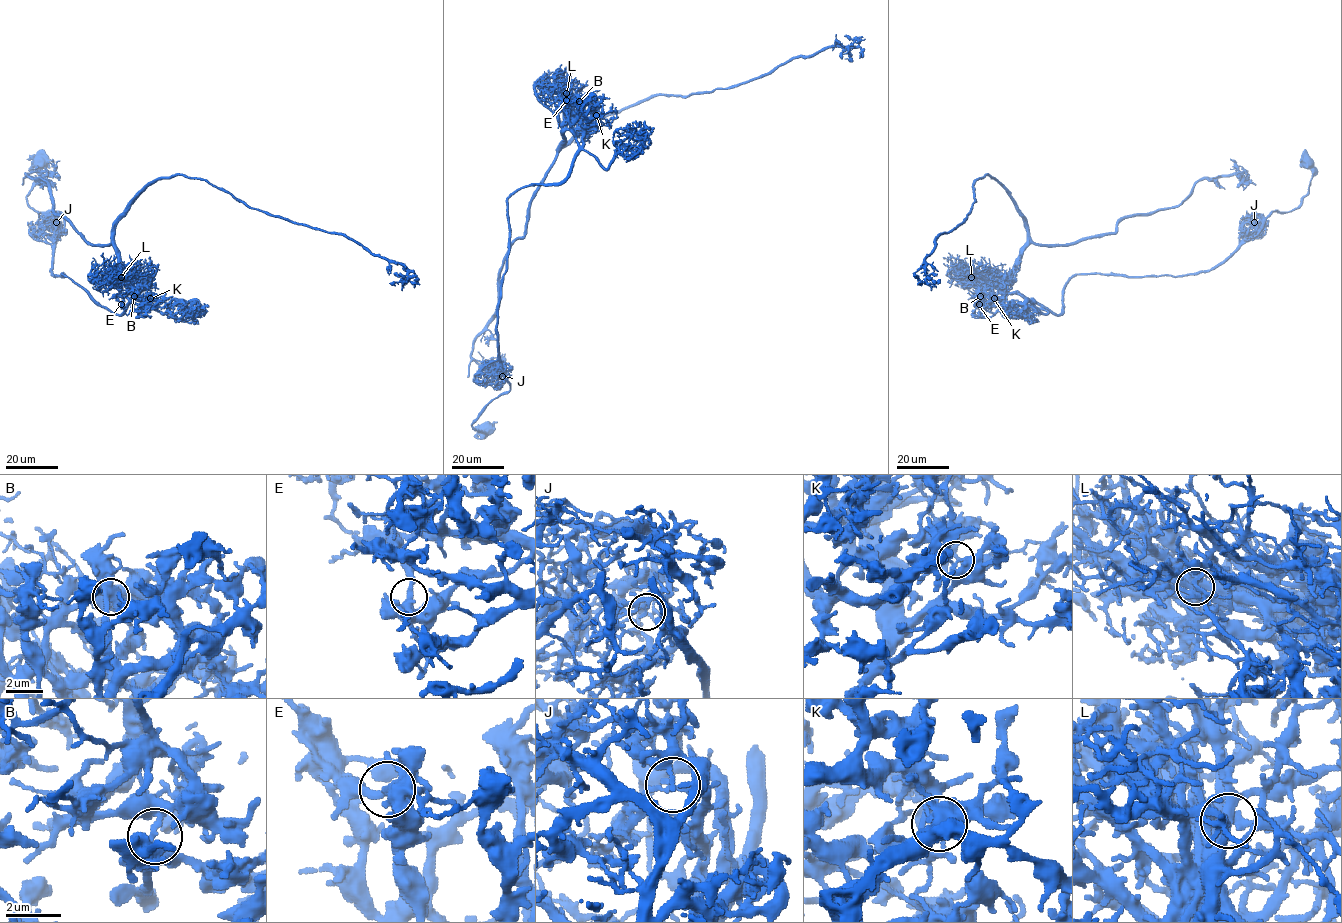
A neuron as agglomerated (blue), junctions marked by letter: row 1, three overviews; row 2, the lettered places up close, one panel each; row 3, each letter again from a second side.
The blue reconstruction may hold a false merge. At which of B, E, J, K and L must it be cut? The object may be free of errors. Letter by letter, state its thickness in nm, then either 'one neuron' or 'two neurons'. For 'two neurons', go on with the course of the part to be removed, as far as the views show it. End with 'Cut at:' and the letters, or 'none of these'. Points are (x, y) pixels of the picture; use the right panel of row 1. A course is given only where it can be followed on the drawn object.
B: calibre 160 nm; two neurons; course (980, 296), (973, 284), (1002, 283), (1027, 241), (988, 175), (915, 274)
E: calibre 360 nm; one neuron
J: calibre 130 nm; one neuron
K: calibre 190 nm; one neuron
L: calibre 320 nm; one neuron
Cut at: B

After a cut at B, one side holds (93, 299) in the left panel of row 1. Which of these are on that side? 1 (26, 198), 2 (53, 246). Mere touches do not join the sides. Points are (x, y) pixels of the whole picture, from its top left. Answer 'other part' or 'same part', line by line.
1: same part
2: same part

